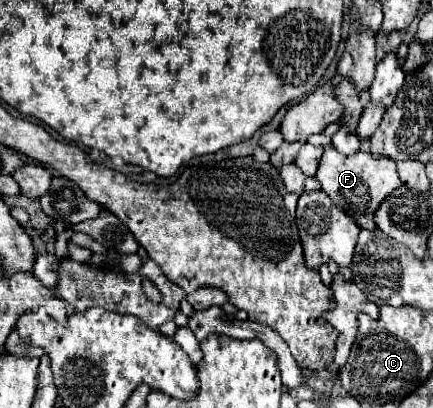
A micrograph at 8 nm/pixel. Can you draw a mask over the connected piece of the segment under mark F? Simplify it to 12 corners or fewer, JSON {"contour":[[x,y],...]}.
{"contour":[[325,147],[321,189],[357,221],[401,181],[387,155]]}

